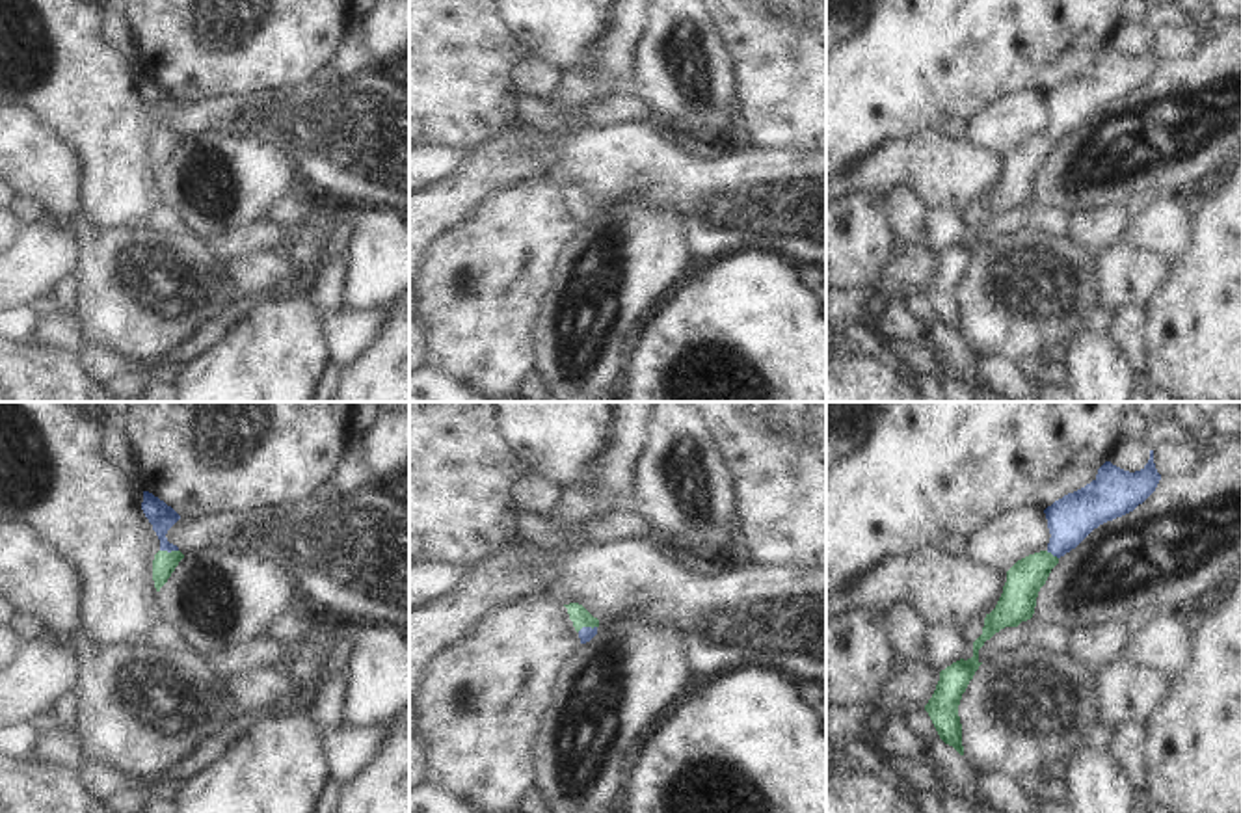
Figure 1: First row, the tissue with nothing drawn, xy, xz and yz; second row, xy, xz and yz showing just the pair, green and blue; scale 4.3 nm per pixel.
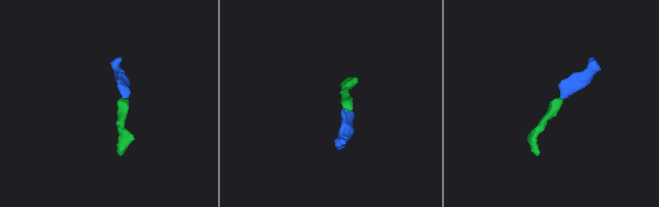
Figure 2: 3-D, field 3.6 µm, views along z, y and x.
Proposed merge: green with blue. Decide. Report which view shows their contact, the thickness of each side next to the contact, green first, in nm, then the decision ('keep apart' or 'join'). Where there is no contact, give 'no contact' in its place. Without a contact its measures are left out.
contact in xz; calibres 80 and 60 nm; join

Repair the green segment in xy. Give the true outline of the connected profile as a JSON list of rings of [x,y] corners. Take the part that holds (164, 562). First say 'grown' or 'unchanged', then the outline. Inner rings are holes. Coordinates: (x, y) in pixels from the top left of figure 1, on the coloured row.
grown; [[[143,491],[141,510],[160,540],[160,551],[154,554],[153,560],[153,580],[156,592],[160,592],[179,562],[184,558],[179,547],[169,543],[166,538],[167,530],[180,519],[180,515],[149,491]]]

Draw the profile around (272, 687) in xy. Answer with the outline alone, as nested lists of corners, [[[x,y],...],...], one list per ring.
[[[270,668],[233,675],[231,688],[238,701],[238,716],[246,716],[260,707],[290,703],[305,690],[305,683],[298,675]]]

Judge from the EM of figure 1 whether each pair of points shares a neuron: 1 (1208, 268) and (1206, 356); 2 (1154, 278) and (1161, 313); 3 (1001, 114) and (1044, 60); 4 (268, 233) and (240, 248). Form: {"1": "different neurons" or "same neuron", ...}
{"1": "same neuron", "2": "different neurons", "3": "different neurons", "4": "same neuron"}

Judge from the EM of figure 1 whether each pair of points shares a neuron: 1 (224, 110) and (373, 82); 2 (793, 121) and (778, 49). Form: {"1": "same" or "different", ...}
{"1": "same", "2": "same"}

